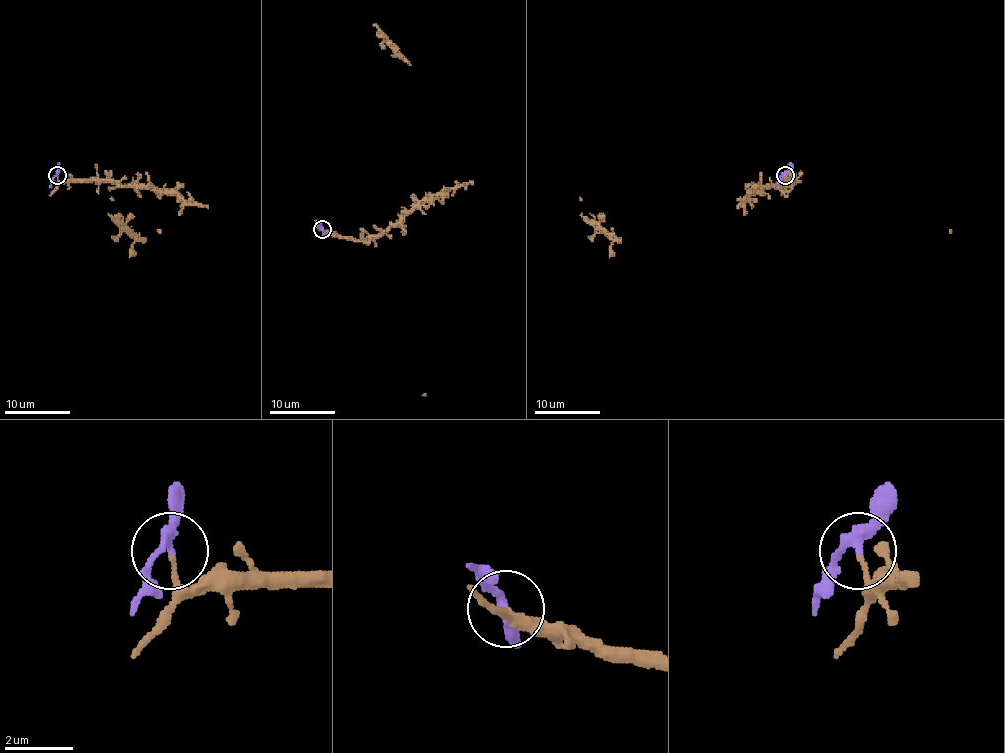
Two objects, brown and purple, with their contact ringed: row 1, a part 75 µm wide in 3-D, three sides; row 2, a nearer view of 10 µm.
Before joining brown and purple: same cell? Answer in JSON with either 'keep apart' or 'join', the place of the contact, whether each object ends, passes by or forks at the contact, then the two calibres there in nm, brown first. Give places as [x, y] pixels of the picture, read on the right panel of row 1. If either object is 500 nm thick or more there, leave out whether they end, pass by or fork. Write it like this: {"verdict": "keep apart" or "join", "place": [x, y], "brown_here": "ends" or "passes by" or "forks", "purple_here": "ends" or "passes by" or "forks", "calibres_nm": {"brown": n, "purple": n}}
{"verdict": "keep apart", "place": [785, 175], "brown_here": "ends", "purple_here": "passes by", "calibres_nm": {"brown": 130, "purple": 280}}

